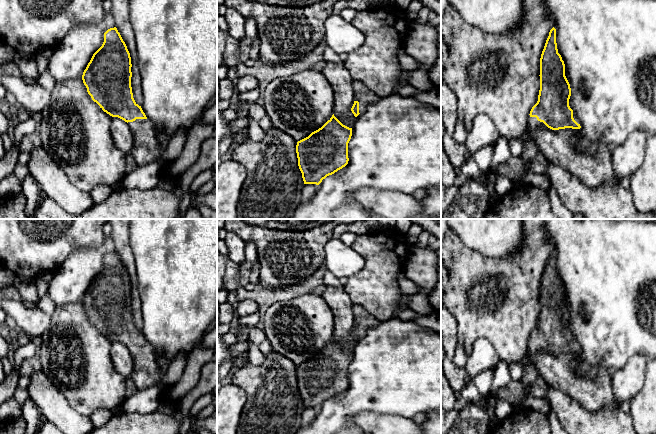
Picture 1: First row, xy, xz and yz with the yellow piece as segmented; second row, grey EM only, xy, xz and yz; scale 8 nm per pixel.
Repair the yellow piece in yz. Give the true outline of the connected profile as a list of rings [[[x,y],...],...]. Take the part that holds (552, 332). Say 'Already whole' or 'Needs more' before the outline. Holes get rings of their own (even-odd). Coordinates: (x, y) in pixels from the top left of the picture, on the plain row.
Needs more. [[[553,251],[540,282],[540,314],[537,327],[530,335],[528,351],[546,349],[552,354],[580,353],[569,330],[570,308],[565,300],[565,288],[558,277],[556,253]]]

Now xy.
Needs more. [[[116,251],[110,252],[104,257],[102,270],[93,278],[84,294],[82,304],[92,324],[104,336],[128,347],[133,359],[131,378],[138,390],[144,390],[160,383],[163,374],[158,367],[154,347],[147,343],[141,330],[133,322],[131,291],[131,281],[125,266]]]

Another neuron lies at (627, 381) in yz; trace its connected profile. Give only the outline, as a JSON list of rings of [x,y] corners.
[[[637,354],[631,357],[622,368],[611,373],[613,394],[620,403],[631,401],[642,388],[647,361],[647,356]]]

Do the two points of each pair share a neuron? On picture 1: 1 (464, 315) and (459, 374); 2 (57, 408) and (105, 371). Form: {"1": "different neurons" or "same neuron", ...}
{"1": "different neurons", "2": "different neurons"}

